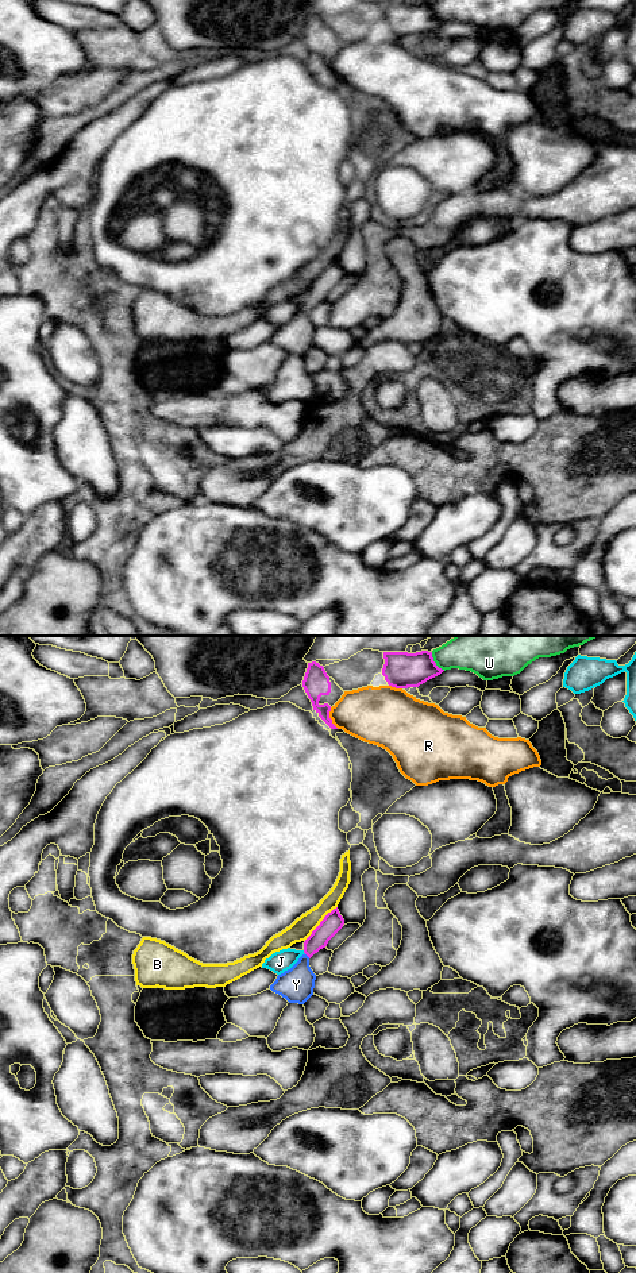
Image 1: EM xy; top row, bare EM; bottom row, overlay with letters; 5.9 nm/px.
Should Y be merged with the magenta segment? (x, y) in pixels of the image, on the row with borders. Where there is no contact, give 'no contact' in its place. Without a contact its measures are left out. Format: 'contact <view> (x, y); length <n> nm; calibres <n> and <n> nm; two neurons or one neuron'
contact xy (308, 956); length 40 nm; calibres 120 and 200 nm; one neuron

